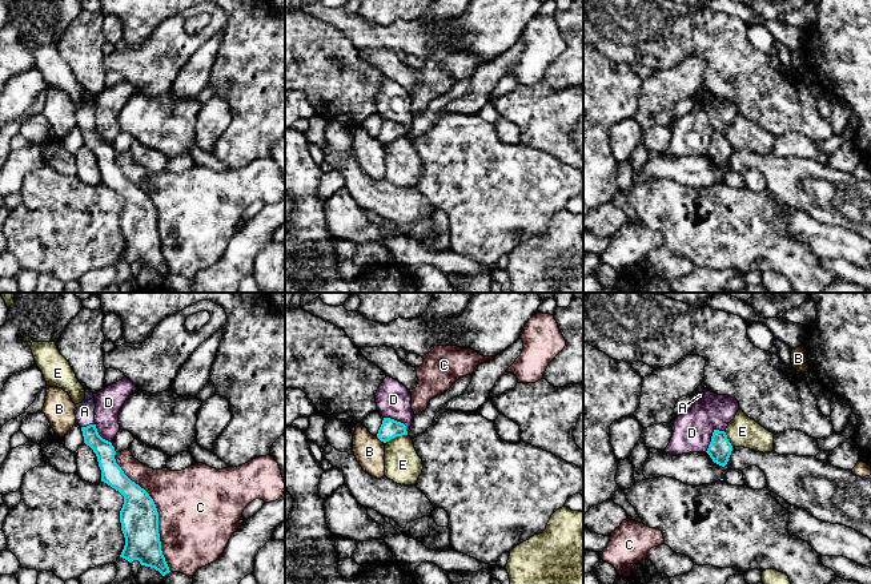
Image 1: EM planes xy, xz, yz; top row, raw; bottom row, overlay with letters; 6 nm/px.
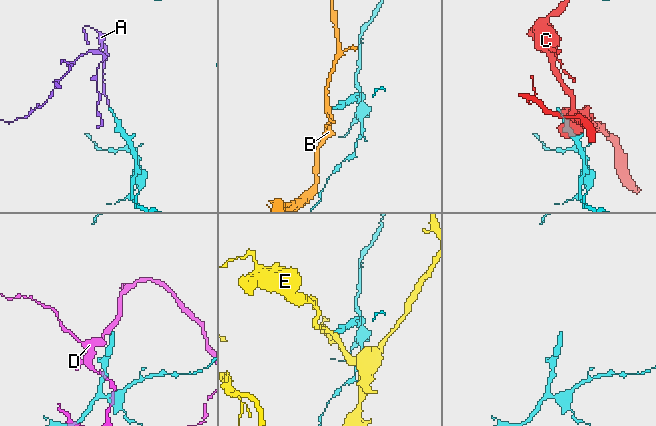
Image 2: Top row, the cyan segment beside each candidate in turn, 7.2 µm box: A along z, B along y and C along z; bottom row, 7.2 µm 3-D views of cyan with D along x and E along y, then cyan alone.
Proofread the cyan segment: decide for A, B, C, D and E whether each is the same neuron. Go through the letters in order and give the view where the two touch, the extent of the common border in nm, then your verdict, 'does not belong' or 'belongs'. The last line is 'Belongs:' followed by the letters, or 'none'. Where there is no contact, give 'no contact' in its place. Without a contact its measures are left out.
A: xy | 80 nm | belongs
B: xz | 70 nm | does not belong
C: xy | 800 nm | does not belong
D: yz | 180 nm | does not belong
E: xz | 140 nm | does not belong
Belongs: A

